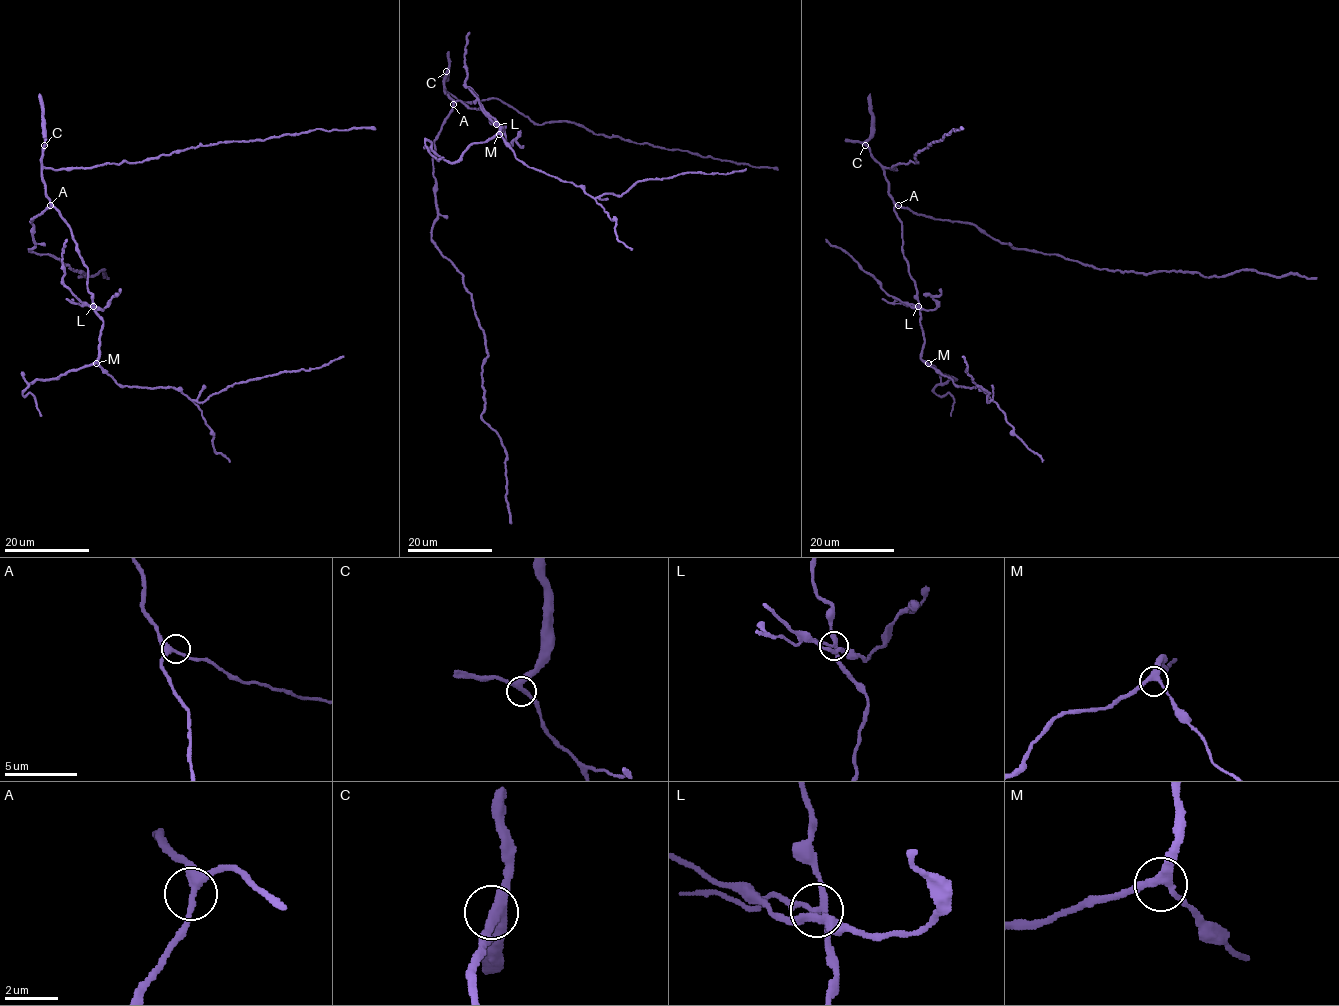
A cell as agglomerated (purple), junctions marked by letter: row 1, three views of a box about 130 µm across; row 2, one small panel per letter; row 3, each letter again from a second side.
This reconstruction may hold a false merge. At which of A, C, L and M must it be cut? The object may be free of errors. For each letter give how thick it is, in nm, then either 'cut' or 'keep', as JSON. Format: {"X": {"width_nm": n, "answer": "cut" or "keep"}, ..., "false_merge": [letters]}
{"A": {"width_nm": 260, "answer": "keep"}, "C": {"width_nm": 320, "answer": "keep"}, "L": {"width_nm": 220, "answer": "cut"}, "M": {"width_nm": 300, "answer": "keep"}, "false_merge": ["L"]}

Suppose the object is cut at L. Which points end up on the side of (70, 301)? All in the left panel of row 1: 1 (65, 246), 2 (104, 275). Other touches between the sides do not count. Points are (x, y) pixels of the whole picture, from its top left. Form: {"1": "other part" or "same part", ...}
{"1": "same part", "2": "other part"}

